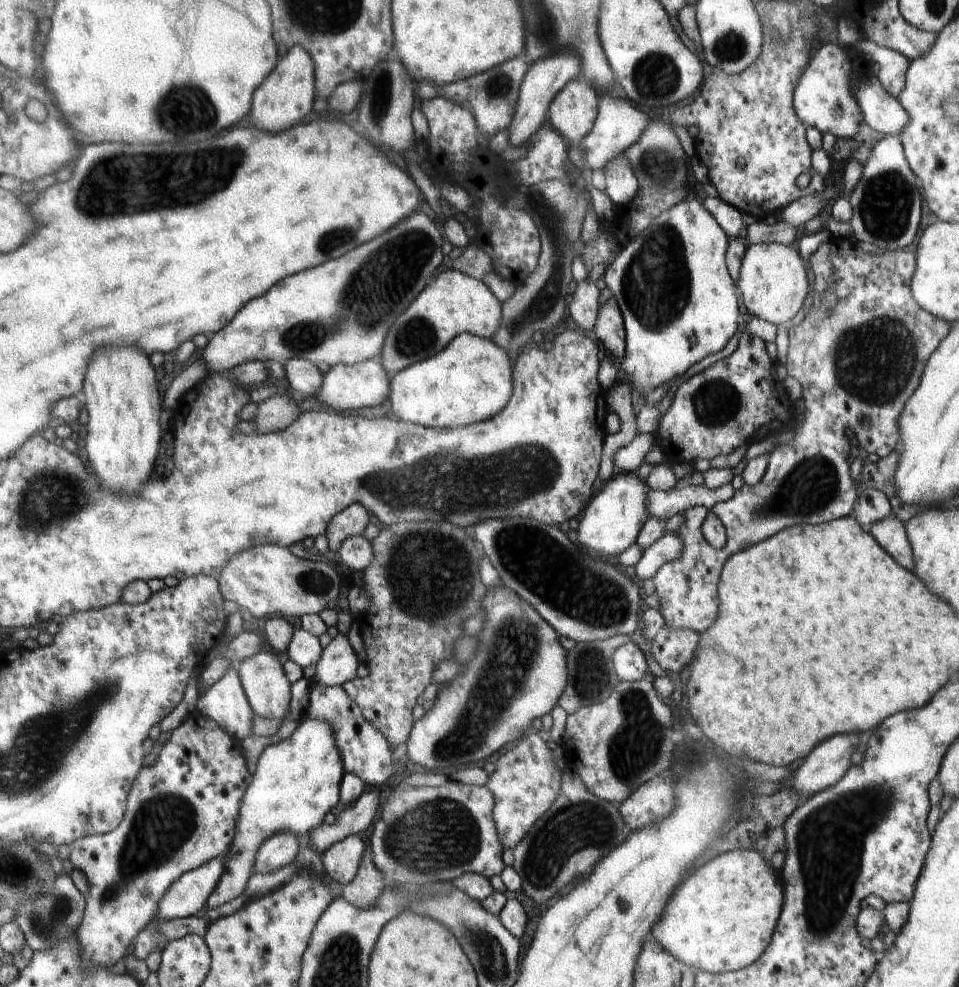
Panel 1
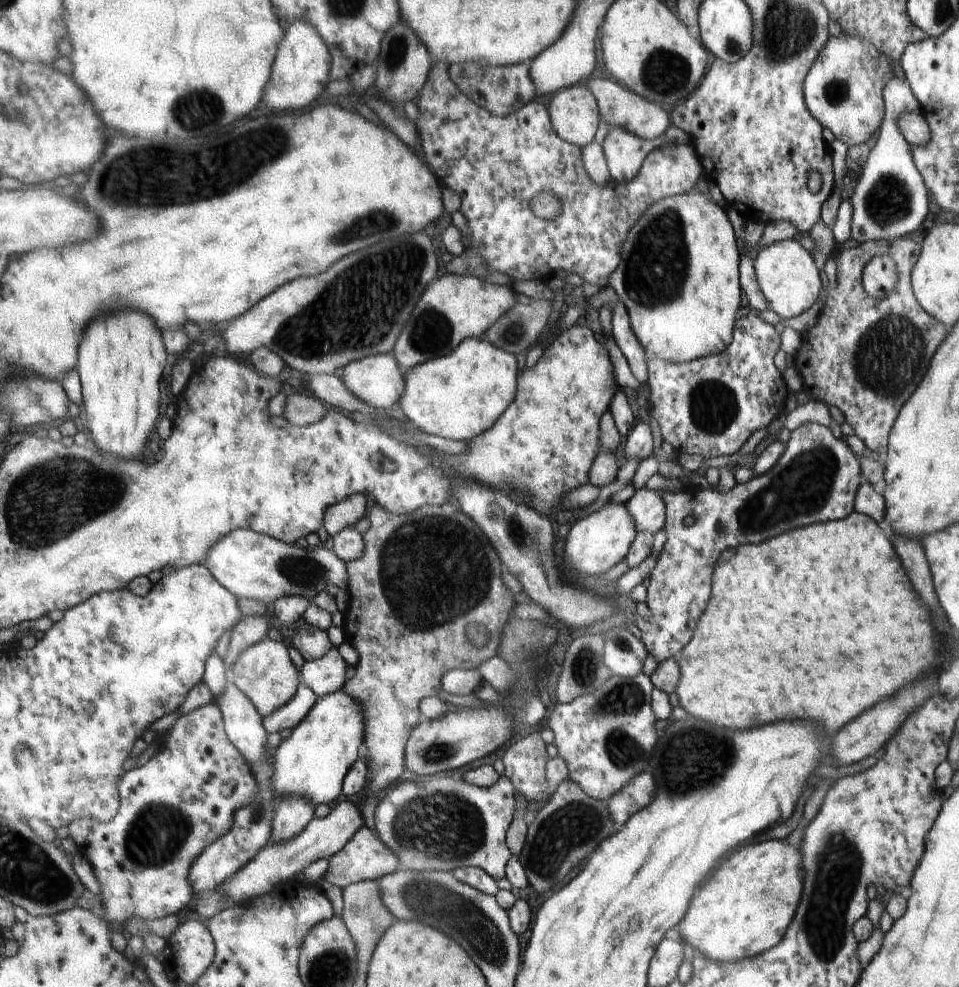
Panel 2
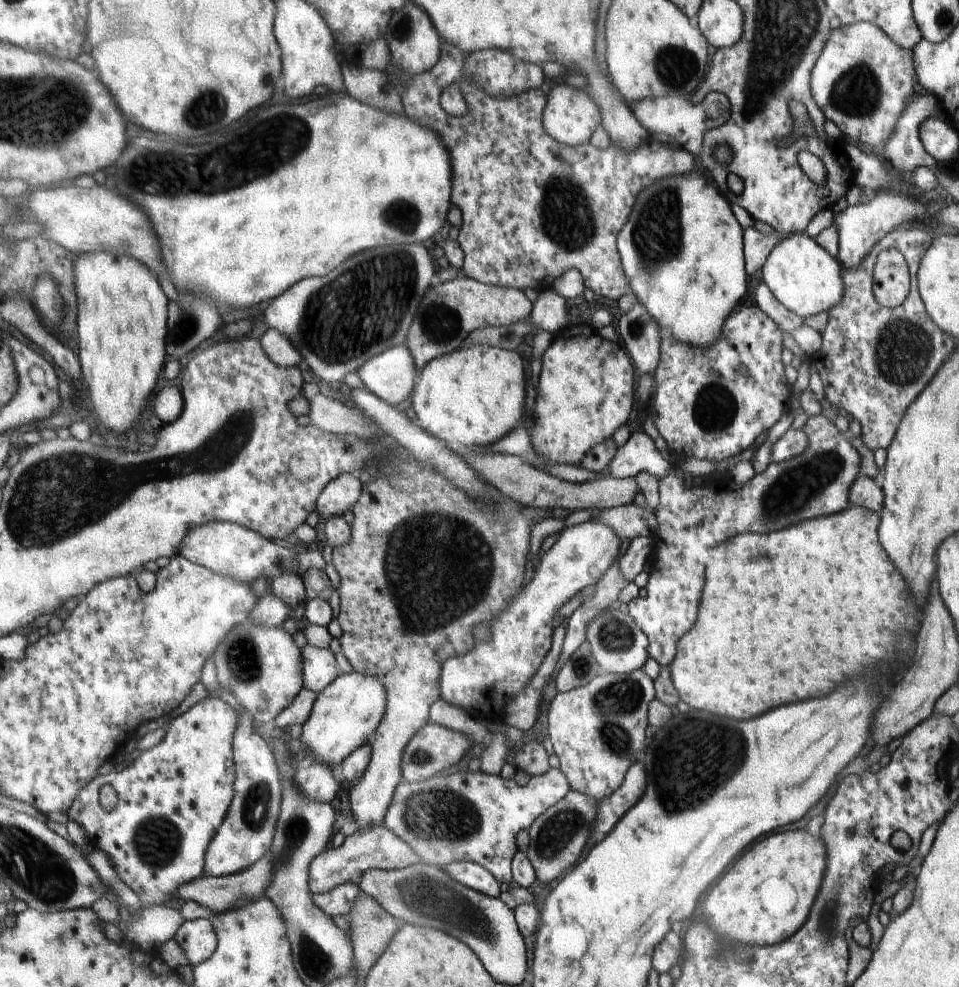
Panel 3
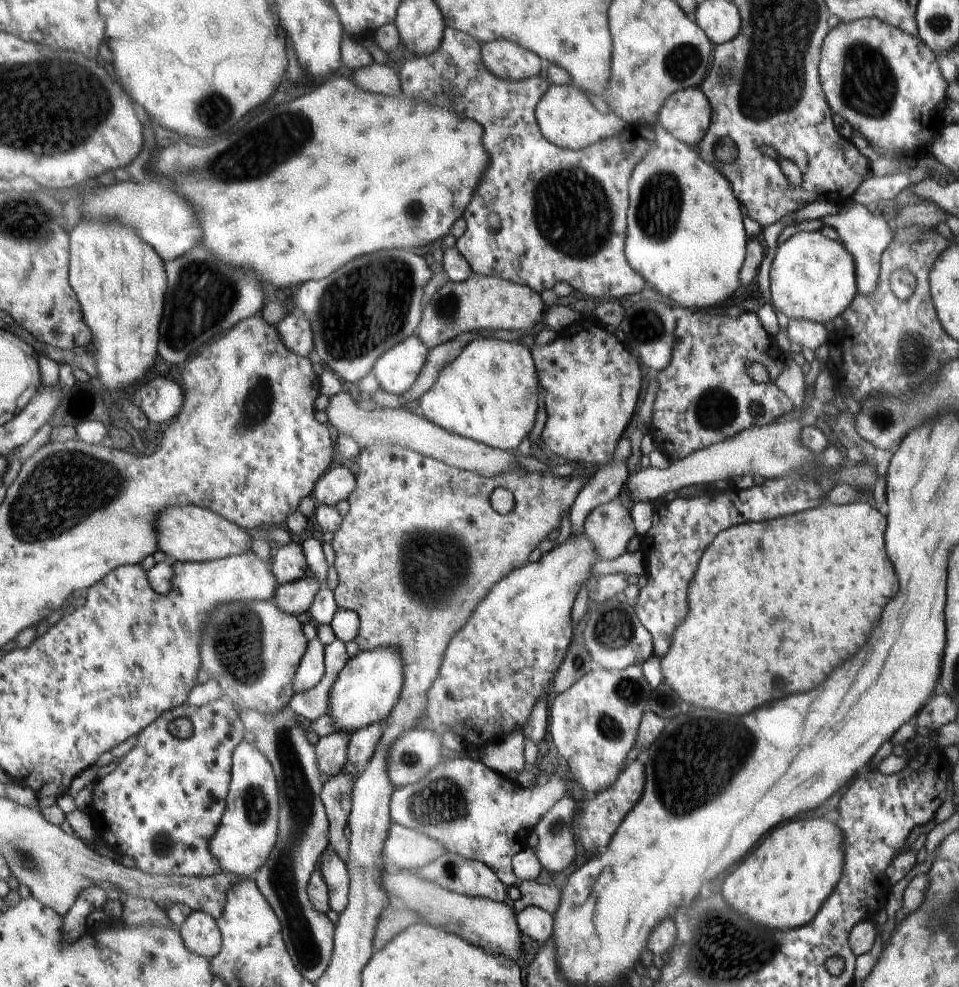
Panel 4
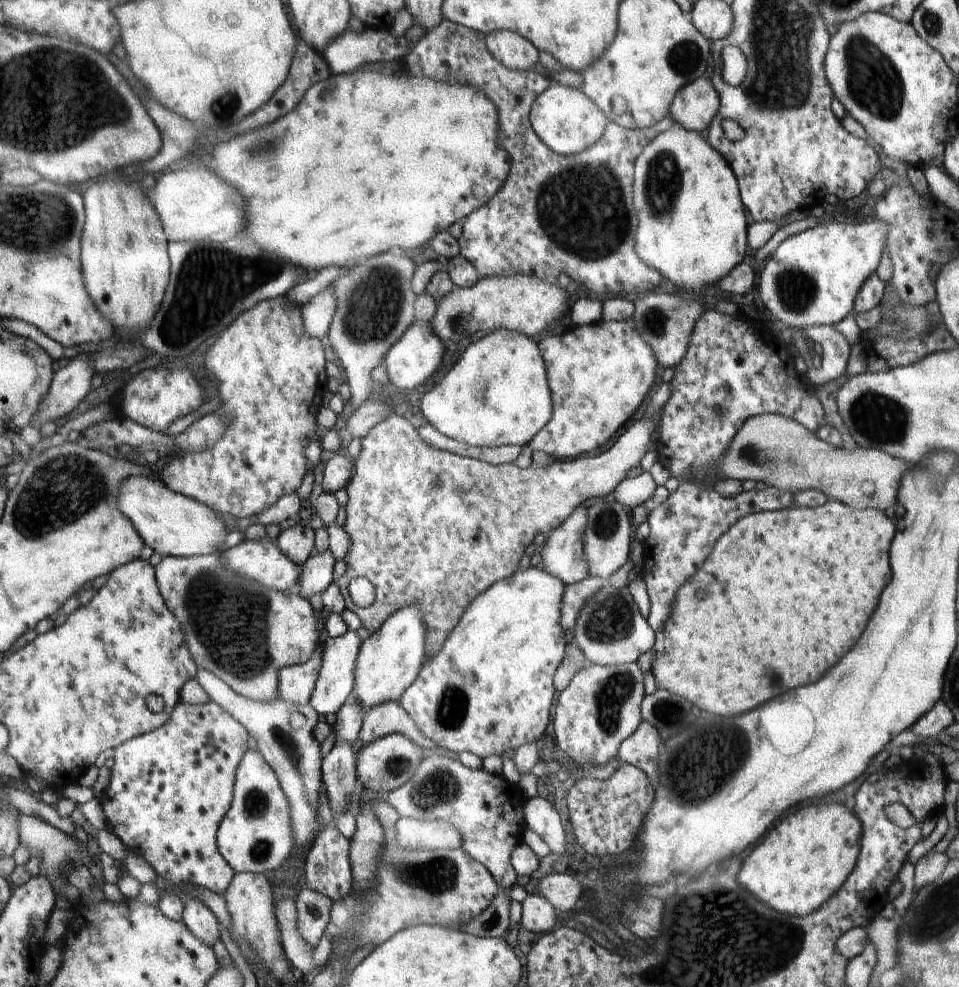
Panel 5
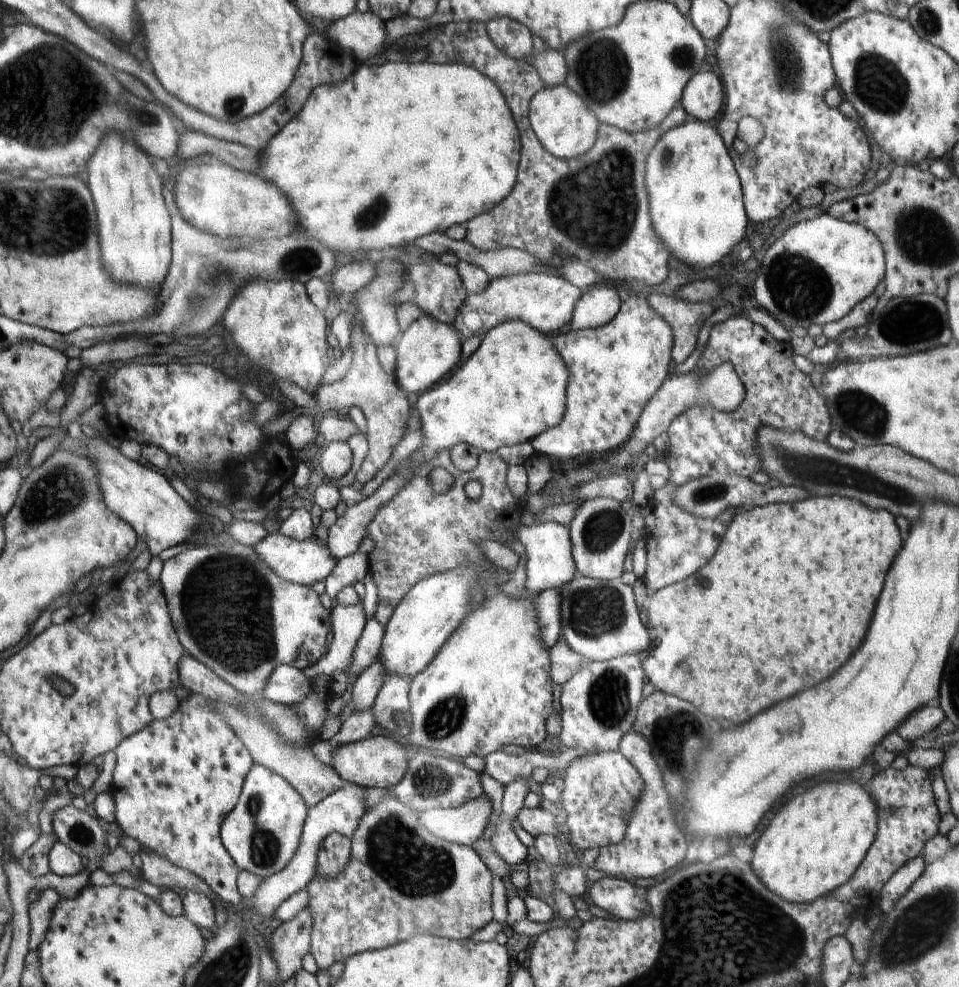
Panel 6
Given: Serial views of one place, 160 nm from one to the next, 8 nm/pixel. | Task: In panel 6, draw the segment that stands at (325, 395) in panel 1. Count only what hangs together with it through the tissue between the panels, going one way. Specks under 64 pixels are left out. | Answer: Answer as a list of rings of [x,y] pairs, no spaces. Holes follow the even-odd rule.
[[[423,313],[405,330],[402,340],[395,346],[397,357],[393,377],[407,394],[430,390],[460,362],[461,346],[460,334],[450,324]]]

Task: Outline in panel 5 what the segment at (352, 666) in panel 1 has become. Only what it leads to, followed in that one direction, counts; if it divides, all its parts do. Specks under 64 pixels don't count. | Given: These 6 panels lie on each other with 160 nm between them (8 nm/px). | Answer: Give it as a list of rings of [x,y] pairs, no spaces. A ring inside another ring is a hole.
[[[319,649],[318,653],[314,653],[308,661],[303,662],[301,665],[285,667],[284,669],[280,670],[280,686],[278,698],[282,698],[288,702],[293,702],[297,705],[308,705],[310,695],[312,694],[316,681],[319,677],[322,658],[323,654],[320,653]]]

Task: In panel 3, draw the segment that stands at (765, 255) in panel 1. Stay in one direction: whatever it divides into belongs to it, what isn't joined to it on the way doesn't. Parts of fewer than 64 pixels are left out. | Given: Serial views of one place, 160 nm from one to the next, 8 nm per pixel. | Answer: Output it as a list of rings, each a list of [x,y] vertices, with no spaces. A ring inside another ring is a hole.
[[[804,233],[784,236],[770,251],[762,267],[762,280],[788,310],[802,318],[828,312],[844,297],[840,264]]]

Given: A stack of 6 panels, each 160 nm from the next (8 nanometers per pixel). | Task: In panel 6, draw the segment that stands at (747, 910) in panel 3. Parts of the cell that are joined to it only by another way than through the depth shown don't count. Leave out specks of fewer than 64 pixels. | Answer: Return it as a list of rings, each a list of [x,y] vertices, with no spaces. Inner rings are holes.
[[[826,782],[826,784],[818,784],[806,792],[800,792],[796,794],[794,798],[790,798],[790,802],[782,804],[782,808],[778,810],[778,814],[772,818],[770,826],[764,830],[764,834],[760,836],[758,844],[754,846],[754,858],[752,858],[752,866],[754,866],[754,874],[758,874],[758,878],[762,878],[762,884],[768,887],[774,894],[782,897],[789,903],[811,903],[820,898],[829,895],[840,888],[845,882],[848,882],[853,874],[860,868],[861,862],[865,860],[865,856],[869,852],[869,848],[873,845],[877,836],[877,814],[880,812],[873,798],[869,793],[864,790],[862,785],[856,784],[856,782]]]

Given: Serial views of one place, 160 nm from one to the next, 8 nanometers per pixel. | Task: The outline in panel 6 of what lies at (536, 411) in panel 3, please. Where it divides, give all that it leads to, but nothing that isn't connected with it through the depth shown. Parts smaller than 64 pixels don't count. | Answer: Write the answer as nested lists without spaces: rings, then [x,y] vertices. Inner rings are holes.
[[[633,291],[631,299],[622,303],[618,314],[607,325],[595,329],[570,330],[554,337],[553,345],[566,362],[567,370],[570,370],[570,386],[565,388],[565,394],[570,394],[570,398],[565,398],[566,422],[562,422],[562,426],[550,427],[531,441],[535,453],[562,462],[566,458],[604,454],[608,450],[612,452],[624,445],[636,429],[638,417],[645,410],[644,406],[656,396],[654,392],[668,378],[668,368],[672,368],[672,331],[669,323],[649,305],[646,292]]]

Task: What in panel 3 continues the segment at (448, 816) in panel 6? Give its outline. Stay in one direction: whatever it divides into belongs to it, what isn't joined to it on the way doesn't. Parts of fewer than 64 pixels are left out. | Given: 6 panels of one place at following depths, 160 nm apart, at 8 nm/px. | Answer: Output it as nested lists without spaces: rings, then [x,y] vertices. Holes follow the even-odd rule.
[[[384,825],[362,827],[353,834],[345,836],[341,847],[326,849],[325,853],[318,854],[309,864],[309,891],[318,896],[325,894],[338,885],[360,885],[361,878],[369,869],[403,869],[421,862],[417,852],[398,838],[397,834],[388,830]]]

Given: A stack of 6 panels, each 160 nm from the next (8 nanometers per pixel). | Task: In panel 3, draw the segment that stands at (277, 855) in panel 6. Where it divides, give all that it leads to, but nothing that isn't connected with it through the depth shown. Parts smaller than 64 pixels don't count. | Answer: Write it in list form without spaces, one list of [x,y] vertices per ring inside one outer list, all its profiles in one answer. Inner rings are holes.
[[[244,708],[238,709],[237,714],[233,736],[235,794],[221,828],[209,842],[208,852],[205,854],[204,874],[214,877],[240,873],[268,854],[278,820],[278,810],[283,804],[283,796],[280,796],[280,776],[270,748],[258,734],[253,716]]]

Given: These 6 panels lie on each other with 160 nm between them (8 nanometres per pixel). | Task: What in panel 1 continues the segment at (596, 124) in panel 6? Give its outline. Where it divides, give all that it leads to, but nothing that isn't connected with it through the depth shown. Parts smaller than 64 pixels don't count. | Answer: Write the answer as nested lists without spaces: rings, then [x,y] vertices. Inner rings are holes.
[[[576,77],[550,103],[548,122],[566,140],[578,145],[596,124],[596,112],[600,112],[596,89]]]

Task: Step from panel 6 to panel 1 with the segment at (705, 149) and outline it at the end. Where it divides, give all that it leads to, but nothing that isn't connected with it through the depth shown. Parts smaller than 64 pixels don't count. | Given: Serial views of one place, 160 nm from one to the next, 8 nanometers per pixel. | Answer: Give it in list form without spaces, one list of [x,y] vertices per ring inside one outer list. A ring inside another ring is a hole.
[[[686,198],[682,202],[674,205],[668,211],[664,211],[659,214],[653,223],[645,227],[641,233],[633,238],[628,244],[624,244],[622,249],[617,252],[616,258],[611,262],[611,265],[607,266],[606,272],[604,272],[603,278],[606,282],[606,286],[612,291],[612,296],[617,298],[618,304],[620,304],[621,313],[624,315],[625,321],[625,356],[621,358],[621,372],[629,385],[633,388],[634,395],[644,396],[652,389],[669,383],[670,380],[682,376],[688,368],[690,368],[696,362],[700,362],[708,354],[716,354],[720,352],[726,342],[736,334],[738,330],[738,314],[740,314],[740,304],[738,304],[738,296],[736,296],[736,286],[732,282],[732,275],[729,273],[728,263],[726,262],[725,252],[728,249],[728,235],[722,230],[722,227],[717,223],[712,215],[705,209],[705,205],[698,202],[696,199]]]

